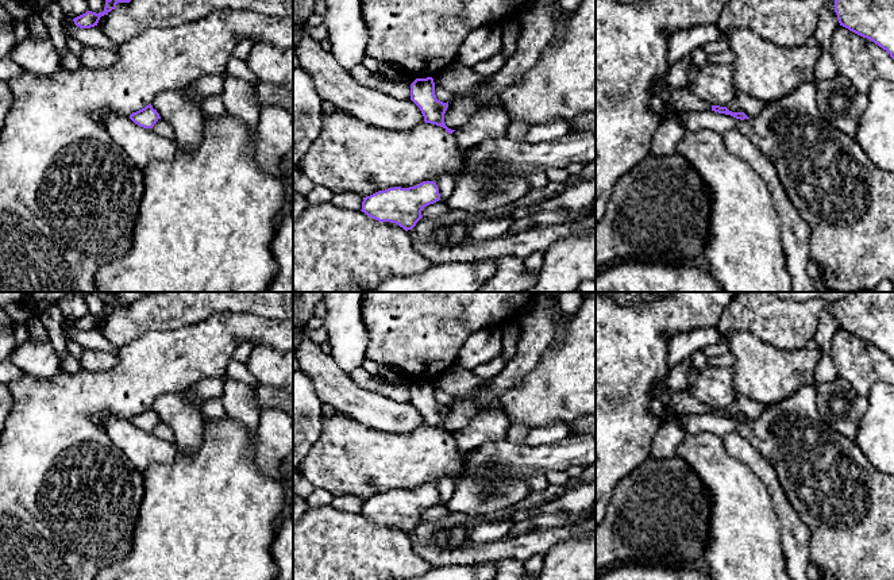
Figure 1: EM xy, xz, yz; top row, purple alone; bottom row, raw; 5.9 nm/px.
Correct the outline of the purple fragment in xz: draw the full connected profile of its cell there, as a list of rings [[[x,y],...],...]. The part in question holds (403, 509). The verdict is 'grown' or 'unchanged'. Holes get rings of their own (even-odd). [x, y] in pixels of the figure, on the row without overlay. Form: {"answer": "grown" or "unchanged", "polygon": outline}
{"answer": "unchanged", "polygon": [[[423,484],[409,491],[388,491],[363,500],[362,515],[378,525],[390,525],[412,533],[423,521],[424,510],[440,503],[435,484]]]}

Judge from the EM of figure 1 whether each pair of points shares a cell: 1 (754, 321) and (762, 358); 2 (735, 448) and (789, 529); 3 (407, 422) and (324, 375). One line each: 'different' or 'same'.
1: different
2: same
3: same

